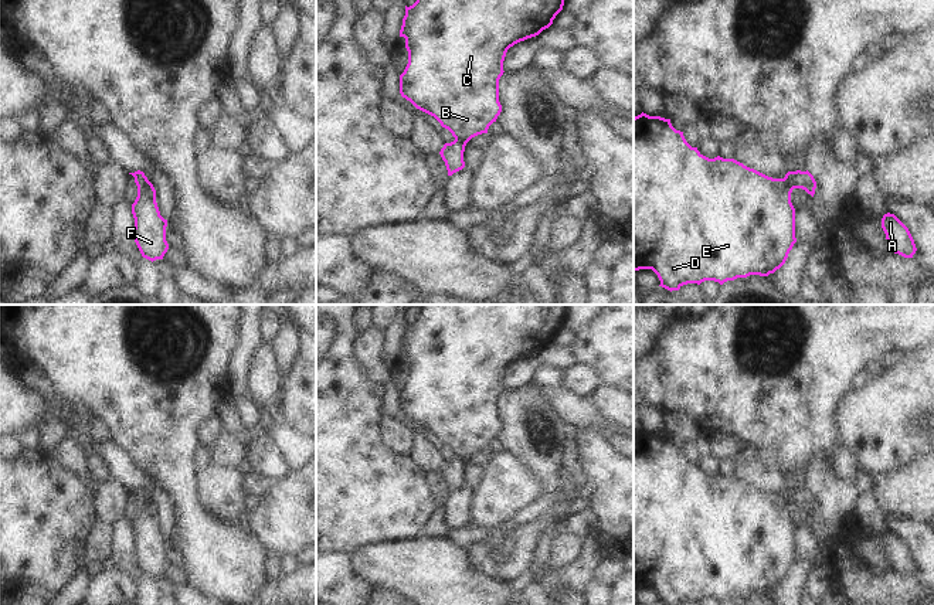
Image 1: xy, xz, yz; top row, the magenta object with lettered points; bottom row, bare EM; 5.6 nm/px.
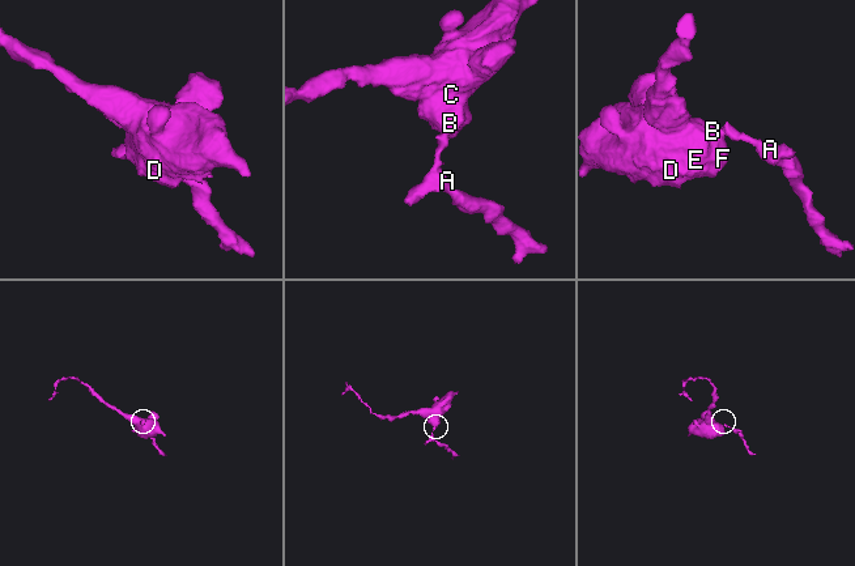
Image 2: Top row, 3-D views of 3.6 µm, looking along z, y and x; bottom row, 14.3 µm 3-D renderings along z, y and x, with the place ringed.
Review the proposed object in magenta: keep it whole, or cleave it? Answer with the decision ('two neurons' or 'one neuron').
two neurons

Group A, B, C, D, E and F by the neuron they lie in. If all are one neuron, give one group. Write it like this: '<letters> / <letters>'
A / B C D E F

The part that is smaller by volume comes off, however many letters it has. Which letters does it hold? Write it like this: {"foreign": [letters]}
{"foreign": ["A"]}

